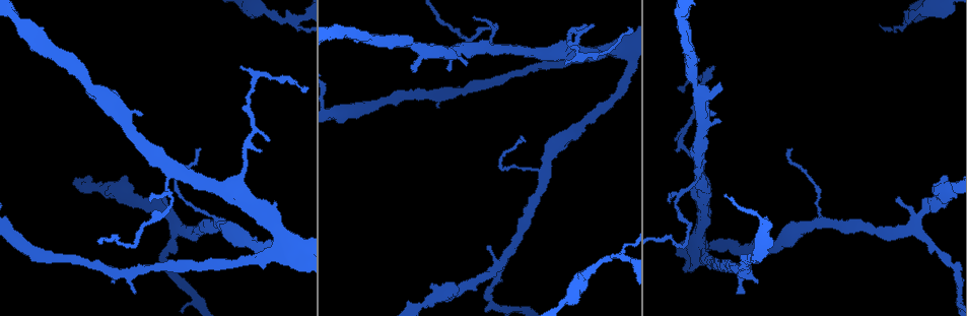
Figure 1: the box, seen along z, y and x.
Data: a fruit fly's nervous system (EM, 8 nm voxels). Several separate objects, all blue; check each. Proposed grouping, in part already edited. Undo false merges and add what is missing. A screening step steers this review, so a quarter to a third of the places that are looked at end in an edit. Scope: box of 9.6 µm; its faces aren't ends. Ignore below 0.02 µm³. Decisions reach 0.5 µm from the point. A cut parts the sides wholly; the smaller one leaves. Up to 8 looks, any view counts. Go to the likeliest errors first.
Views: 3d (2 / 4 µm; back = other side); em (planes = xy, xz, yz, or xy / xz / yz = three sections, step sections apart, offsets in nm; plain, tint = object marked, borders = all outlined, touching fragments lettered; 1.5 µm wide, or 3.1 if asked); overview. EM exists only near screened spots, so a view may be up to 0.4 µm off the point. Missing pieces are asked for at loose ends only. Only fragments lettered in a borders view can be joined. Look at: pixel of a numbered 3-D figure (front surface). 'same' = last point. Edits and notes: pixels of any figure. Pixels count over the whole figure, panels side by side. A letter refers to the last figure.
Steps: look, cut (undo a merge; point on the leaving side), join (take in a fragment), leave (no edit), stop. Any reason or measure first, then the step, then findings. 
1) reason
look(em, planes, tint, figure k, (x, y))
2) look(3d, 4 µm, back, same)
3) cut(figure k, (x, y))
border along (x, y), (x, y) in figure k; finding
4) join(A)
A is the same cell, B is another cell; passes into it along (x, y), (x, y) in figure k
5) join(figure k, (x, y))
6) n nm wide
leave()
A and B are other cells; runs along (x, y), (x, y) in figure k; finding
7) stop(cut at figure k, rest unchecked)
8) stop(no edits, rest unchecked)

branch stops here
look(3d, 2 µm, figure 1, (743, 292))

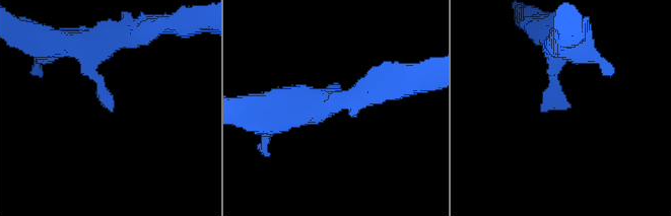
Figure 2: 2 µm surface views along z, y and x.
look(em, xy, step 4, borders, figure 2, (108, 110))

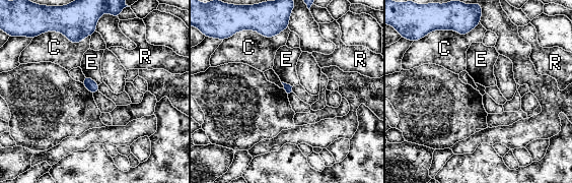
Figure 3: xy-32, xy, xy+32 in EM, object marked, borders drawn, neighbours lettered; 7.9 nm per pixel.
leave()
C, E and R are other cells; border along (84, 74), (98, 84) in figure 3; none of them fits

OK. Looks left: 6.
stops while still wide
look(3d, 4 µm, figure 1, (280, 264))

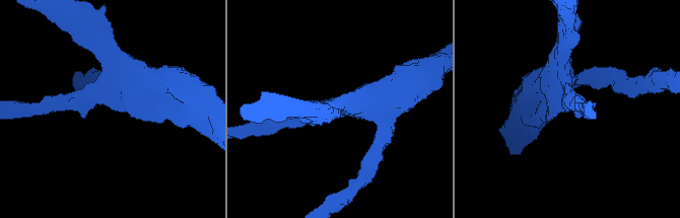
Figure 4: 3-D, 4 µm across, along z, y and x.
look(em, planes, tint, figure 4, (568, 111))

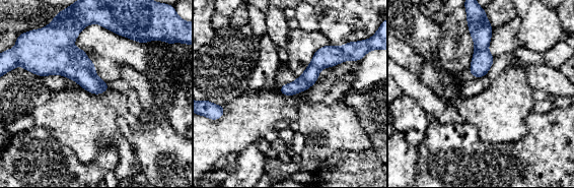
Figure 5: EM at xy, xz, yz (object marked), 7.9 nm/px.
what lies round it
look(em, planes, borders, same)

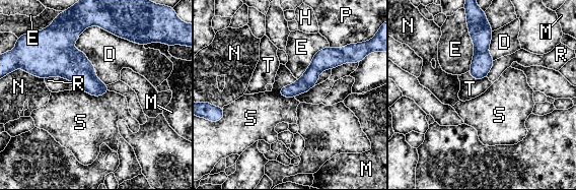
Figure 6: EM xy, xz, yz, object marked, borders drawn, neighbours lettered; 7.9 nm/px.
leave()
D, E, H, M, N, P, R, S and T are other cells; runs along (342, 61), (325, 61), (282, 91) in figure 6; none of them fits

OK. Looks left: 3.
narrows sharply
look(3d, 4 µm, back, figure 1, (339, 30))

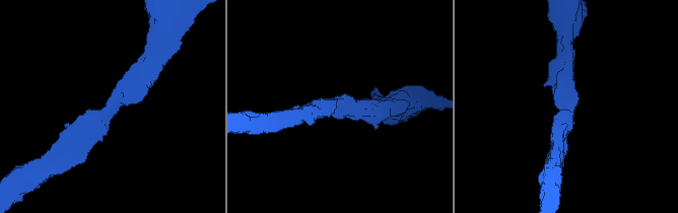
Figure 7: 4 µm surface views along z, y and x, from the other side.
shape alone is not enough
look(em, planes, borders, figure 7, (109, 109))

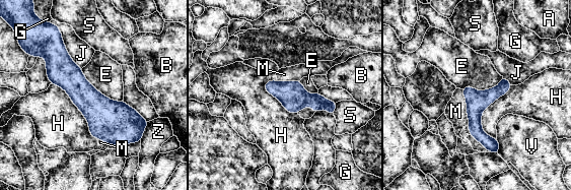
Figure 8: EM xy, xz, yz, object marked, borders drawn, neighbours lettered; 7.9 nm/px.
170 nm wide
leave()
A, B, E, G, H, J, M, S, V and Z are other cells; border along (81, 68), (99, 91), (122, 101) in figure 8; continuous, no second neuron

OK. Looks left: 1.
stop(no edits, rest unchecked)

